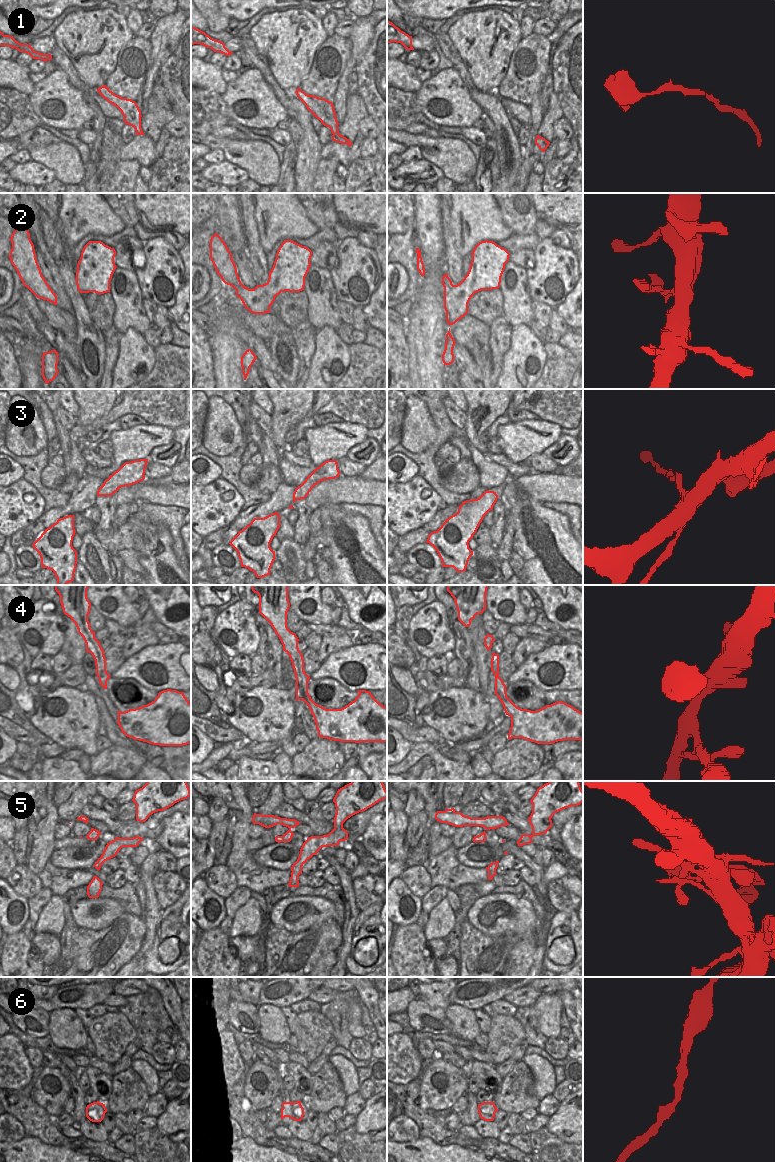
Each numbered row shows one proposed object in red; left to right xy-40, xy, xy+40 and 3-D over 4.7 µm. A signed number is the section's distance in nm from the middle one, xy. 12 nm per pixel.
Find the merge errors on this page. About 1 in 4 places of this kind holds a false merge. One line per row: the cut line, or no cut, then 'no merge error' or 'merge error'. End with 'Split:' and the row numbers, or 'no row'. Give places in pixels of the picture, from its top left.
1: cut none; no merge error
2: cut none; no merge error
3: cut xy (293, 497), (295, 500); merge error
4: cut none; no merge error
5: cut none; no merge error
6: cut none; no merge error
Split: 3

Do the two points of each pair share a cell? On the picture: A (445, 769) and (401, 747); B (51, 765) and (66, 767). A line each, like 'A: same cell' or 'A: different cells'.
A: different cells
B: same cell

